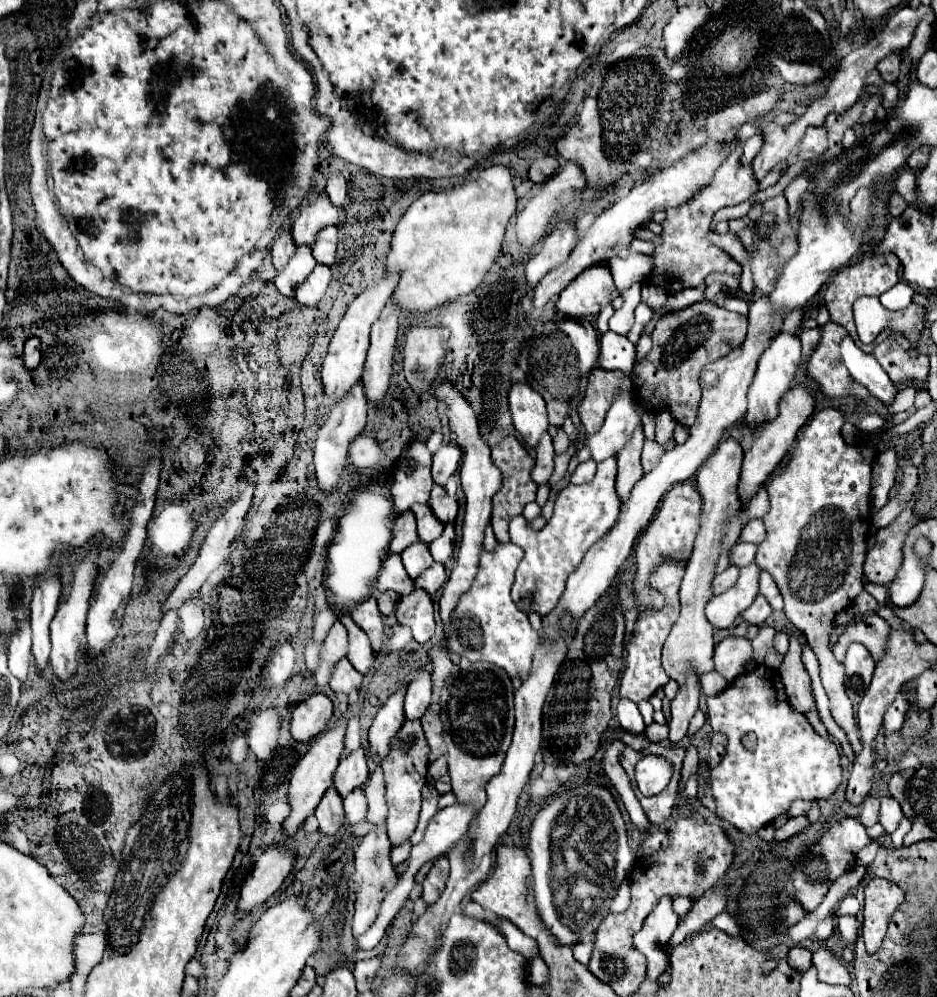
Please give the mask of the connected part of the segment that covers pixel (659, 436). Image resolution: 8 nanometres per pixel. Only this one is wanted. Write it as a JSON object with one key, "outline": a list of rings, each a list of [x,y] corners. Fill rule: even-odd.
{"outline":[[[663,411],[663,413],[657,413],[655,415],[657,419],[657,427],[655,427],[655,443],[657,445],[667,445],[671,435],[673,435],[673,429],[677,423],[673,423],[673,417],[669,415],[669,411]]]}

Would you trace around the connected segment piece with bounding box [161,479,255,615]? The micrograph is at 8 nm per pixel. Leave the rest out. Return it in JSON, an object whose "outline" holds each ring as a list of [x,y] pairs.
{"outline":[[[245,479],[241,480],[239,499],[237,499],[235,503],[231,503],[231,505],[223,511],[223,515],[213,523],[213,527],[209,529],[209,535],[207,535],[207,539],[205,539],[205,543],[203,543],[203,547],[201,547],[201,551],[199,551],[195,563],[193,563],[191,569],[185,573],[185,577],[177,583],[177,587],[171,591],[171,595],[167,597],[167,601],[163,603],[163,607],[161,607],[163,615],[165,615],[167,611],[179,609],[185,601],[197,597],[197,595],[199,595],[199,589],[201,589],[201,585],[207,581],[207,577],[209,577],[209,575],[227,559],[227,549],[231,547],[231,543],[235,541],[237,533],[241,531],[241,525],[243,525],[243,519],[245,519],[245,513],[247,513],[249,505],[251,505],[251,497],[254,496],[254,491],[254,485],[248,485]]]}

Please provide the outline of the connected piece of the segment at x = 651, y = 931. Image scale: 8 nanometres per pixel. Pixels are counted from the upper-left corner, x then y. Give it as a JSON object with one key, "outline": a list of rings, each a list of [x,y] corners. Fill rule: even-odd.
{"outline":[[[663,897],[645,917],[641,931],[633,935],[633,945],[647,957],[647,979],[655,981],[667,965],[667,943],[677,929],[679,915],[673,911],[671,897]]]}

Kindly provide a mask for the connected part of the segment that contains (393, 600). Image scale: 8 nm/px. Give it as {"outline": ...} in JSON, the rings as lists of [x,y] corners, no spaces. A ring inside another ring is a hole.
{"outline":[[[381,593],[381,597],[377,597],[377,603],[379,603],[379,611],[387,617],[387,615],[393,615],[395,611],[395,605],[399,601],[399,595],[397,593]]]}

